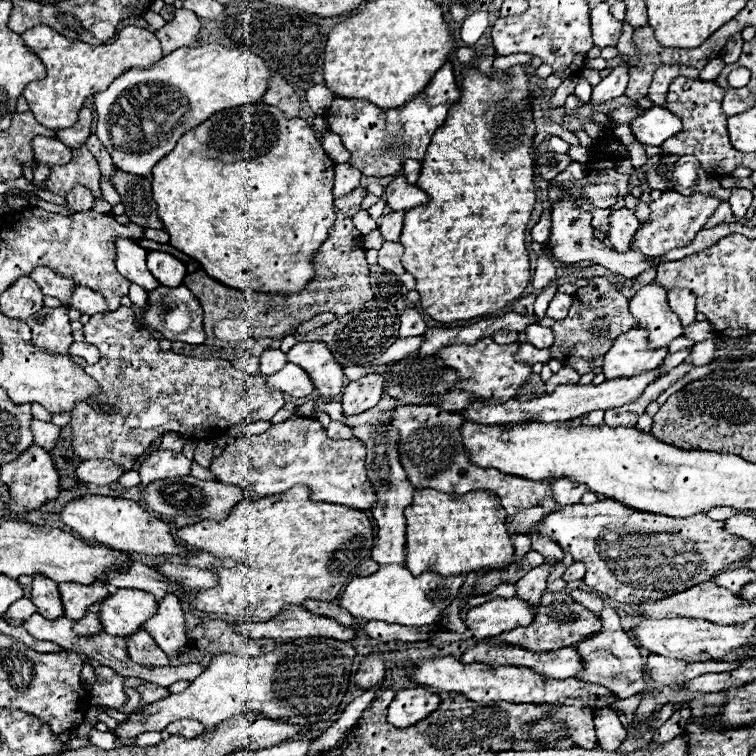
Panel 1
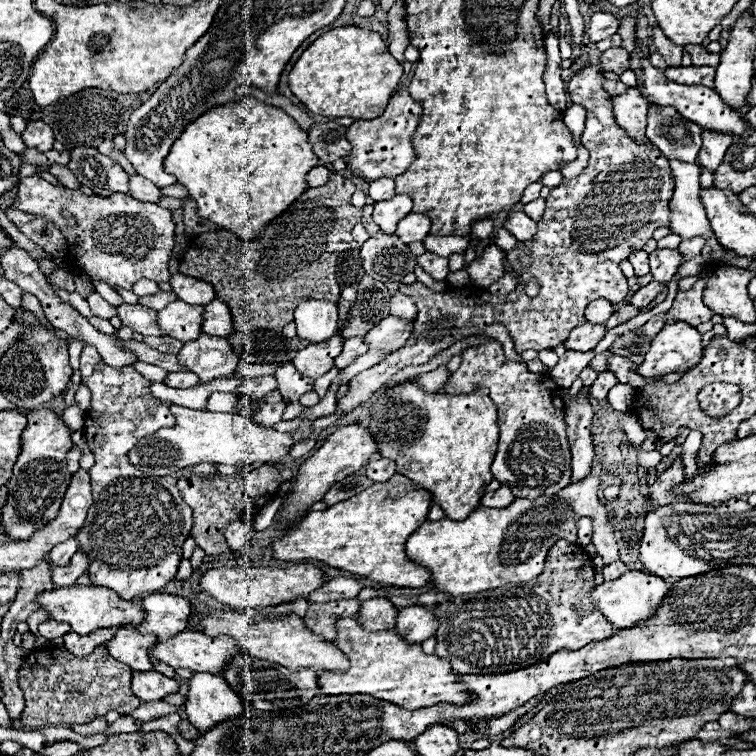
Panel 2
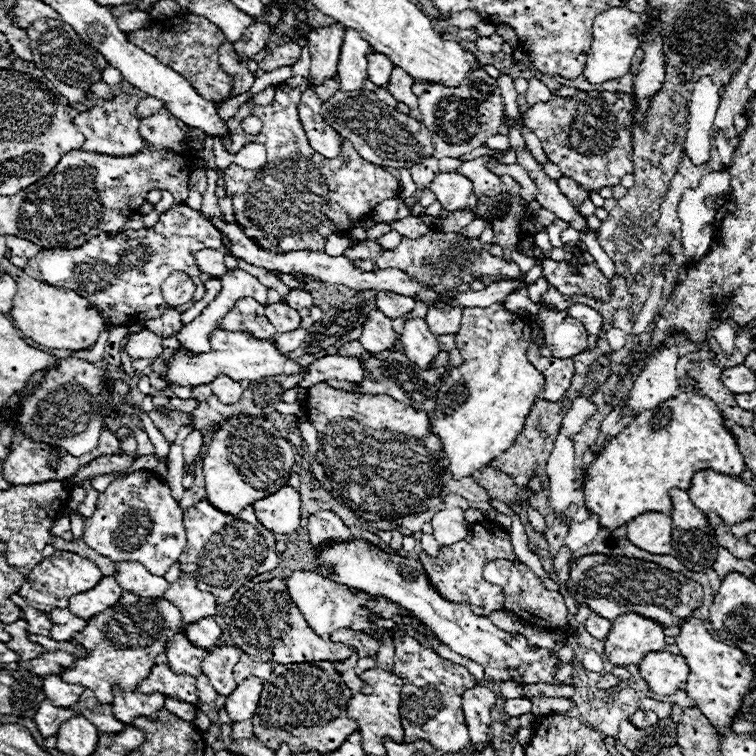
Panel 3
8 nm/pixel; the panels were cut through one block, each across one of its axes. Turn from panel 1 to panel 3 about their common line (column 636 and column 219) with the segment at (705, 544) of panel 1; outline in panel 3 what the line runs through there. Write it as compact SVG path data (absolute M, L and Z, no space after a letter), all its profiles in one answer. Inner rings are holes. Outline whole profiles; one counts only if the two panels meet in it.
M208 500L184 510L186 548L180 556L180 570L192 574L198 580L200 590L208 590L216 596L216 602L232 600L234 592L258 574L272 572L278 566L276 538L264 528L252 506L246 506L238 516L216 510Z

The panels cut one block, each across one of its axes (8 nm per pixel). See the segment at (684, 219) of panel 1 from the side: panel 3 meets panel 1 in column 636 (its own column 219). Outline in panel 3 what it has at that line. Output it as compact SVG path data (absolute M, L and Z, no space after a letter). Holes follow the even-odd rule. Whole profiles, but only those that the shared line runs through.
M174 204L170 210L160 214L160 220L152 228L122 230L114 238L104 232L74 250L42 248L40 254L28 260L24 272L32 278L40 278L40 282L68 286L70 290L84 294L88 302L104 310L104 320L108 324L128 326L156 318L166 310L160 286L176 270L186 272L198 286L188 306L204 296L204 288L198 278L200 270L194 262L194 254L204 248L224 248L224 236L220 230L212 226L212 222L200 210L192 210L186 204Z

